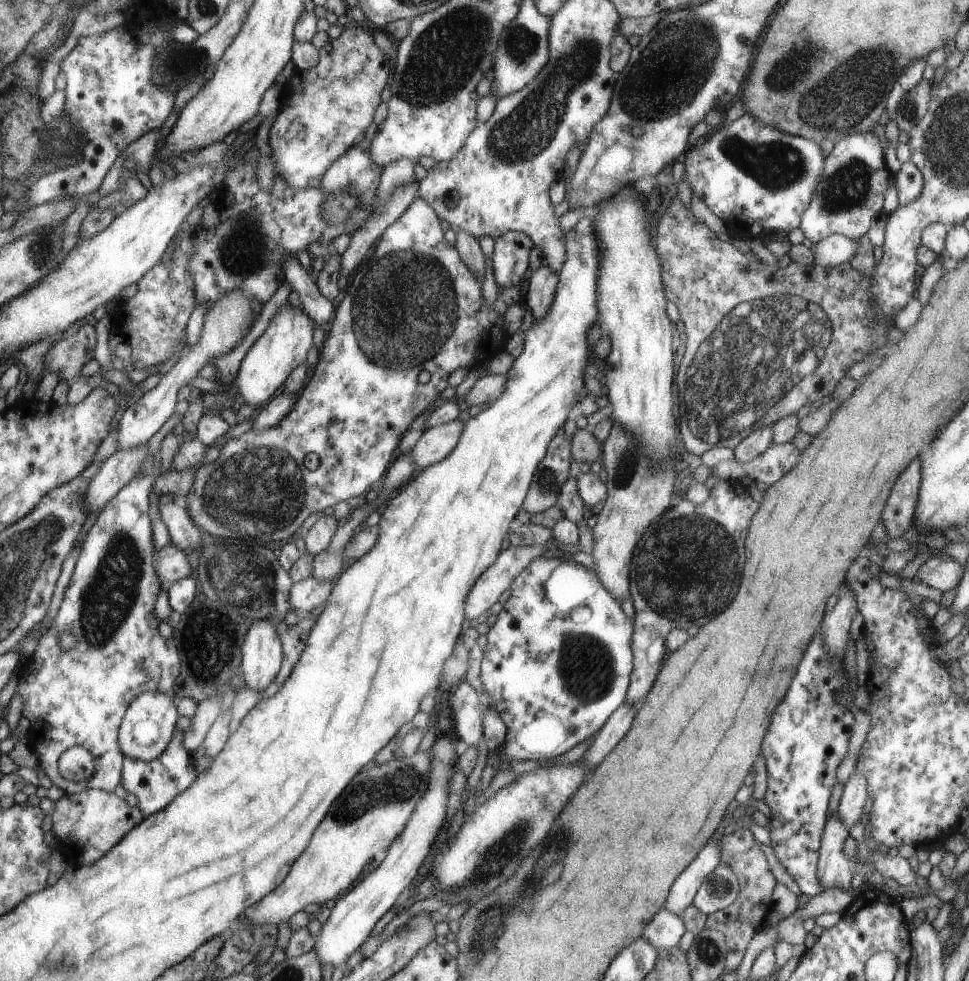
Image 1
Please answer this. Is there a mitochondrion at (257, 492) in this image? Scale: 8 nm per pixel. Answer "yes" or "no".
yes

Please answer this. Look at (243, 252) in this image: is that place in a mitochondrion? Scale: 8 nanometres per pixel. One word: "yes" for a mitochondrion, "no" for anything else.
yes

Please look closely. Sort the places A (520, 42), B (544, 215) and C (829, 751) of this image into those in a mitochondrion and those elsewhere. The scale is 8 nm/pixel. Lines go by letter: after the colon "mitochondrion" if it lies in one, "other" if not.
A: mitochondrion
B: other
C: other

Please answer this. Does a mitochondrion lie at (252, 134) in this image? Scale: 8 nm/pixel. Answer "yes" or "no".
no

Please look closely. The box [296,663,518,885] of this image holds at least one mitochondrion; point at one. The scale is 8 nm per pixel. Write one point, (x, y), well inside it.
(403, 782)

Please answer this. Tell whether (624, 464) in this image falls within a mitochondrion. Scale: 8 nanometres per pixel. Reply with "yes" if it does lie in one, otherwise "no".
yes

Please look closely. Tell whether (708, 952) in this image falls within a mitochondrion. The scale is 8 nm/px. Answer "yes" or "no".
yes

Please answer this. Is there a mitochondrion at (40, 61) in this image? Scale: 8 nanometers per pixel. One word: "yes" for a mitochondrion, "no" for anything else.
no

